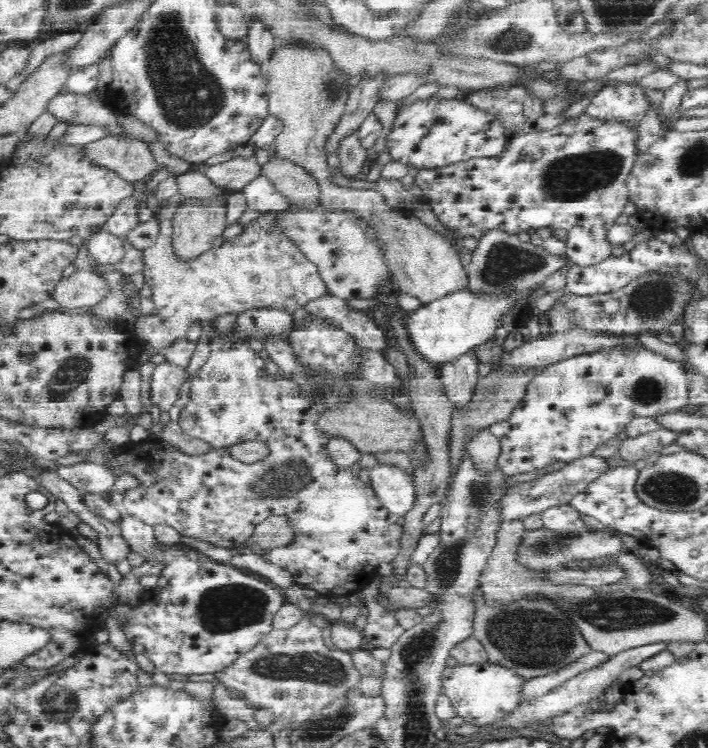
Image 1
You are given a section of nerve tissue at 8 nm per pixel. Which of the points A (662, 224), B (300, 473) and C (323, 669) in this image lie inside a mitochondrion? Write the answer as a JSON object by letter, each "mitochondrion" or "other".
{"A":"other","B":"mitochondrion","C":"mitochondrion"}

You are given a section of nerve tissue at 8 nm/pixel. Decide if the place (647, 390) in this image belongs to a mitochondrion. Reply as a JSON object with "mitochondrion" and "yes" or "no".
{"mitochondrion":"yes"}

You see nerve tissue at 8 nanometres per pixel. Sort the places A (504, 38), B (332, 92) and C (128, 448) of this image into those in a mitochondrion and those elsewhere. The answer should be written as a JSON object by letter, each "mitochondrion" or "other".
{"A":"mitochondrion","B":"mitochondrion","C":"other"}

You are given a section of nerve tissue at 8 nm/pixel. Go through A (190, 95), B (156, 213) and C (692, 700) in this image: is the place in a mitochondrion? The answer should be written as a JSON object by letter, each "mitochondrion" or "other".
{"A":"mitochondrion","B":"other","C":"other"}

